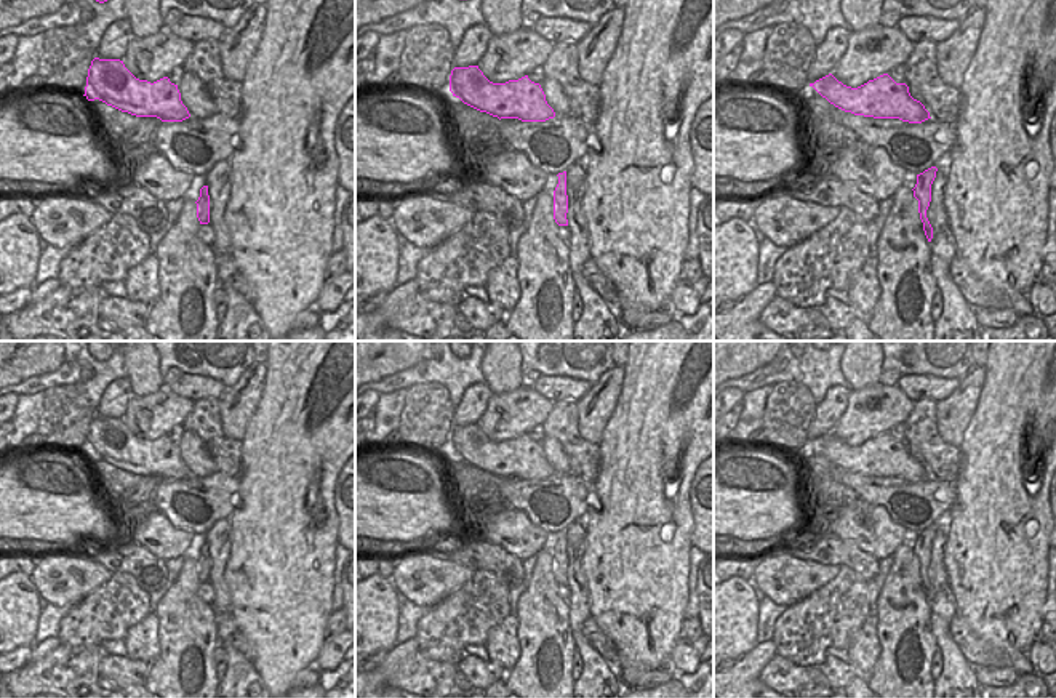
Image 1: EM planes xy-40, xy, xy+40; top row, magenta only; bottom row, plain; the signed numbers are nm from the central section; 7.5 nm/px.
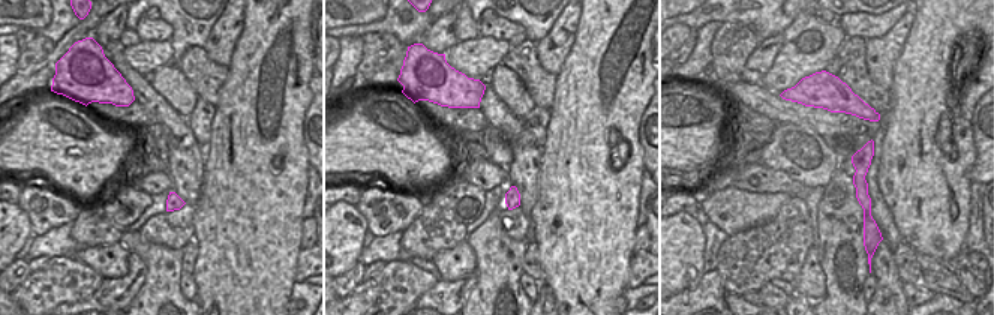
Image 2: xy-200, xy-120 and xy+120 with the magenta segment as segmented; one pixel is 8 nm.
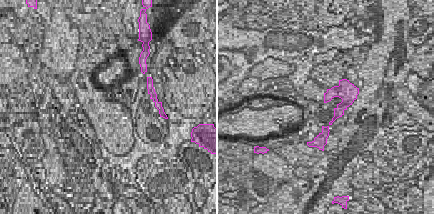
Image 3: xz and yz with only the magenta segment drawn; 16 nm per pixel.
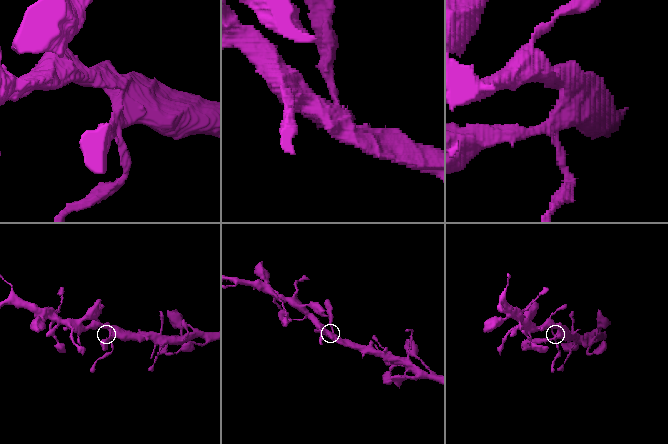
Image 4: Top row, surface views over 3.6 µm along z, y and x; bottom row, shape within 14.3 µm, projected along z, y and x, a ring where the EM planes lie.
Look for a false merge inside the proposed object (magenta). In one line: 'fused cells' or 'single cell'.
single cell

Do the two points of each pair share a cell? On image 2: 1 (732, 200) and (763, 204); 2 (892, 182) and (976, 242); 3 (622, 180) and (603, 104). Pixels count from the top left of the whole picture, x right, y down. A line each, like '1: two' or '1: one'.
1: one
2: two
3: one

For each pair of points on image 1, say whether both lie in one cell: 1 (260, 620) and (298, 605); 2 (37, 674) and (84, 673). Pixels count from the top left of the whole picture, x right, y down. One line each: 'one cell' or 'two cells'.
1: one cell
2: one cell

